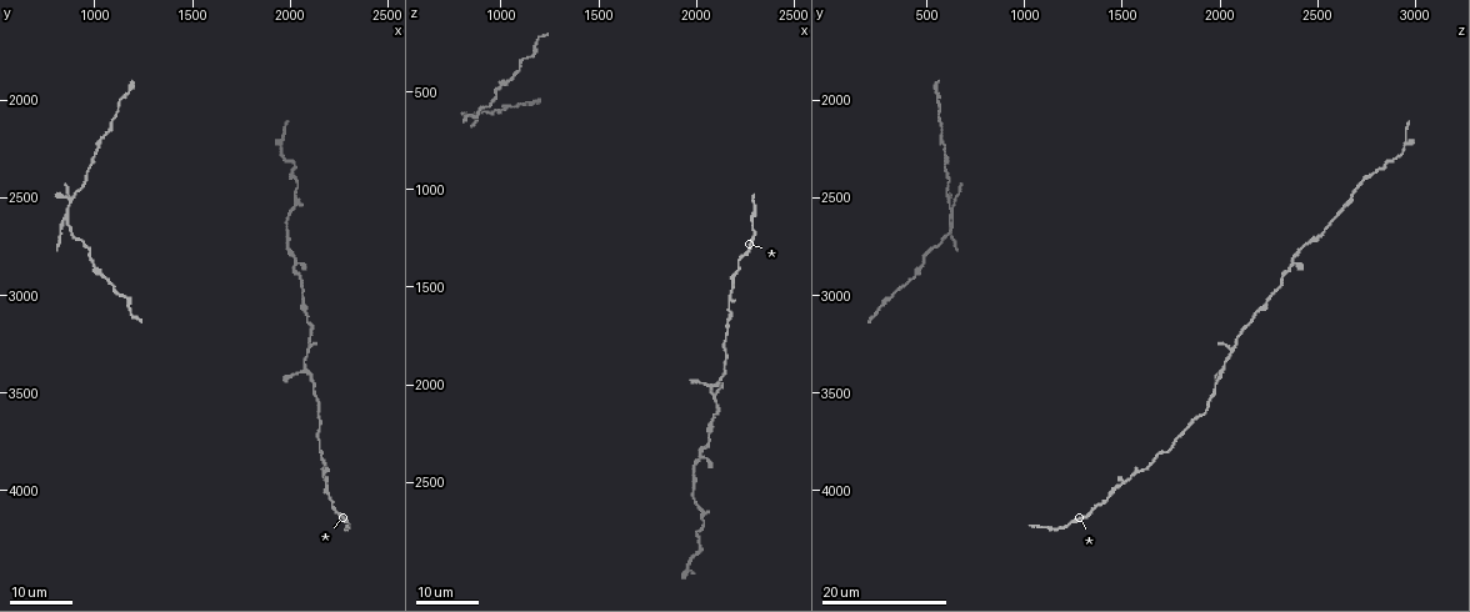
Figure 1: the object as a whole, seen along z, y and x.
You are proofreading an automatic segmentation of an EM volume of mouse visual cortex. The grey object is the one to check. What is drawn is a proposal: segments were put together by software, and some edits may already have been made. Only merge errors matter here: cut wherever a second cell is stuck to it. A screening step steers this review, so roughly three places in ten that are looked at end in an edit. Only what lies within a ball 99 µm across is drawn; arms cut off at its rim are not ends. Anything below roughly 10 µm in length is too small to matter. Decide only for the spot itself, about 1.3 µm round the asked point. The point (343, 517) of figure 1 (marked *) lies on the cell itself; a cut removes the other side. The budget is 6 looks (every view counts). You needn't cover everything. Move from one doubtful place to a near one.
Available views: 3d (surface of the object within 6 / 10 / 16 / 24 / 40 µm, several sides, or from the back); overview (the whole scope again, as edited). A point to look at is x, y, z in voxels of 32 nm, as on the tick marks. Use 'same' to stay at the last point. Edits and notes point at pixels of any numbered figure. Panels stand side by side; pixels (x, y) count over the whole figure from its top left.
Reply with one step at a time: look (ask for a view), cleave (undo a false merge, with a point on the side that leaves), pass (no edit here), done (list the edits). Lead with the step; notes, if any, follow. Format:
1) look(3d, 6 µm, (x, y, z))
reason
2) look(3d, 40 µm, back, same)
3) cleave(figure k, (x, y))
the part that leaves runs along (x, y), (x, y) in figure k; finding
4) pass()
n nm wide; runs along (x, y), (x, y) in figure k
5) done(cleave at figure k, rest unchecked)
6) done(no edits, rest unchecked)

look(3d, 16 µm, (2070, 3370, 2020))
thick turns thin

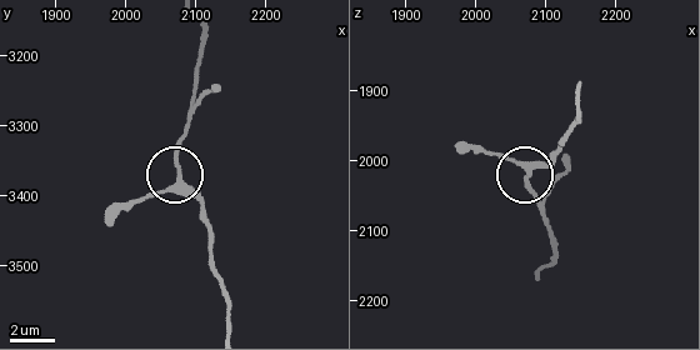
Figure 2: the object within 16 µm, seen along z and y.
look(3d, 10 µm, (2075, 3375, 2015))

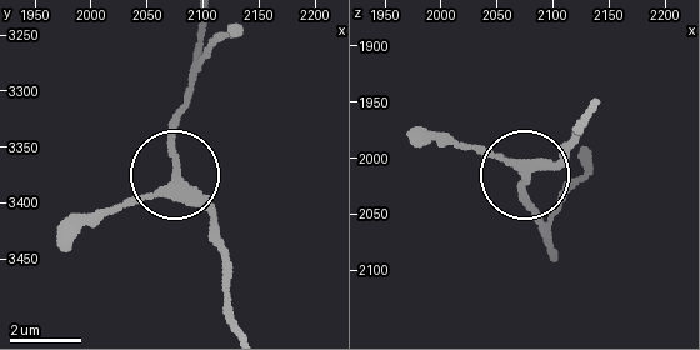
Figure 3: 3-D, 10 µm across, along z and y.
pass()
3 arms; runs along (590, 106), (571, 143), (521, 179), (539, 226) in figure 3; one cell here

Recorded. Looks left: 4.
look(3d, 16 µm, (870, 2550, 610))
three arms meet

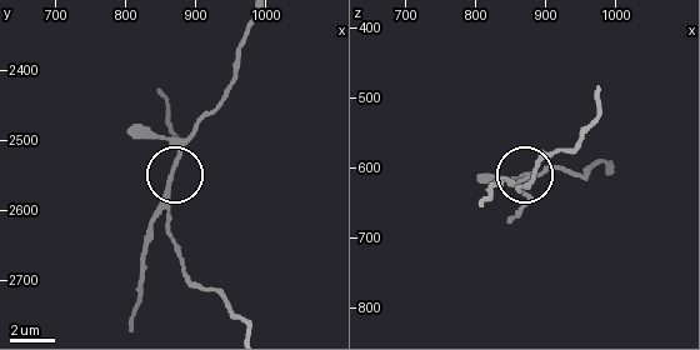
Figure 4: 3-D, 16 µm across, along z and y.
look(3d, 6 µm, (865, 2550, 620))

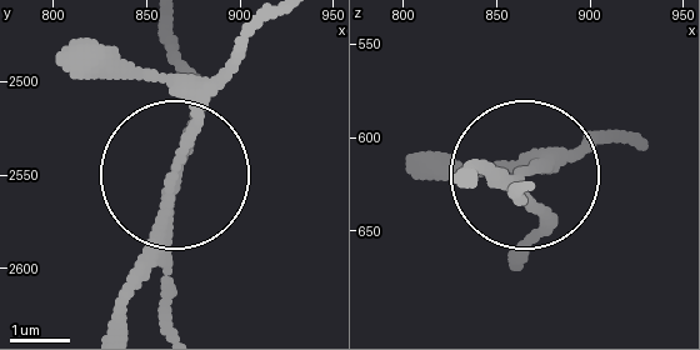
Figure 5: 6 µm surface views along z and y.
look(3d, 6 µm, back, (866, 2548, 618))

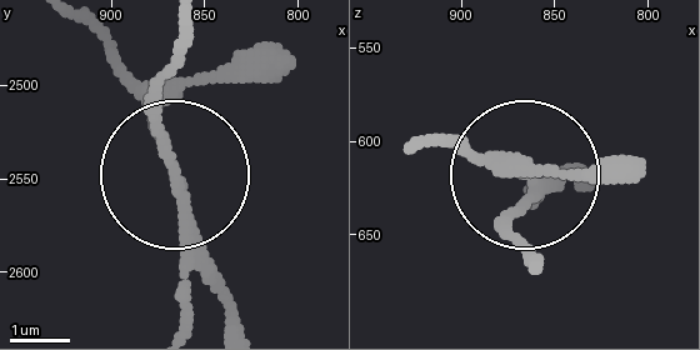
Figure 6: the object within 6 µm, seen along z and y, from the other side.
cleave(figure 6, (234, 320))
3 arms; a second cell is stuck on

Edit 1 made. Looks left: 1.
done(cleave at figure 6, rest unchecked)

